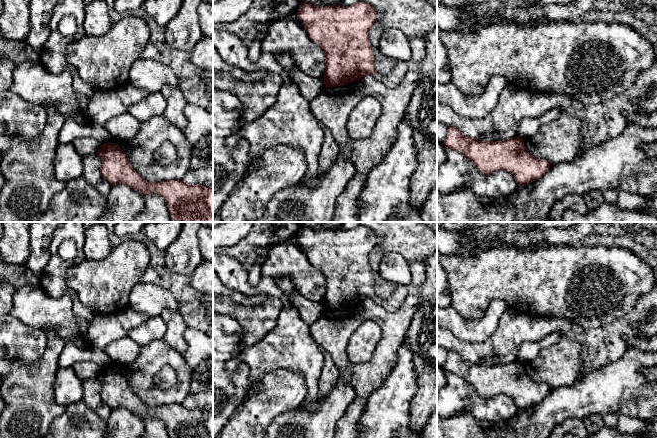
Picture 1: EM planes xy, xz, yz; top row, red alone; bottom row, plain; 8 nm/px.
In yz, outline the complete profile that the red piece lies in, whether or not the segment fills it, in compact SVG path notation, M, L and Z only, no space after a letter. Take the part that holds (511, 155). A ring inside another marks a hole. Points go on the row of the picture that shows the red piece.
M449 127L444 146L462 153L484 175L510 172L518 186L541 178L550 168L547 160L532 156L524 140L518 136L505 141L481 141L464 136L455 127Z

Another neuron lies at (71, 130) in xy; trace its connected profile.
M66 118L58 135L58 142L67 144L78 138L93 138L103 145L108 143L112 136L103 126L94 123L82 125L71 118Z

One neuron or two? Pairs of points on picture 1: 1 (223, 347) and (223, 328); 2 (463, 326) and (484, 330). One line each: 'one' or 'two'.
1: one
2: one

